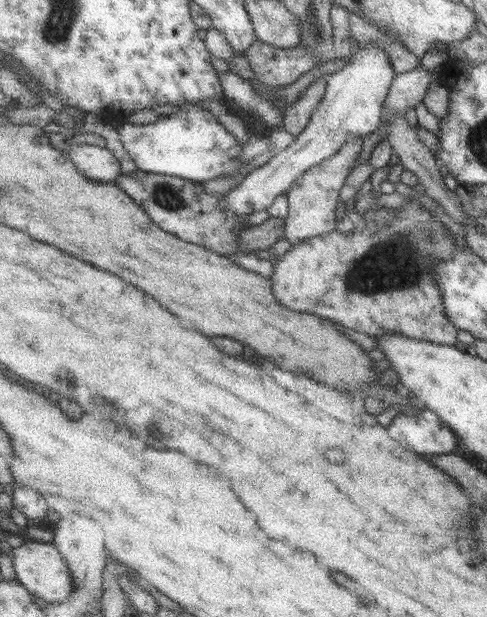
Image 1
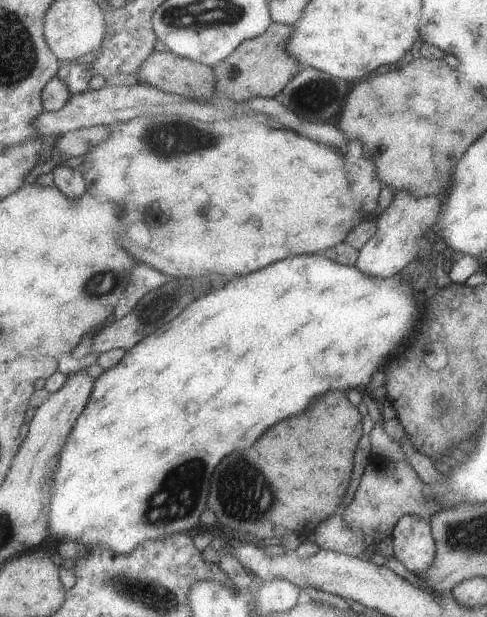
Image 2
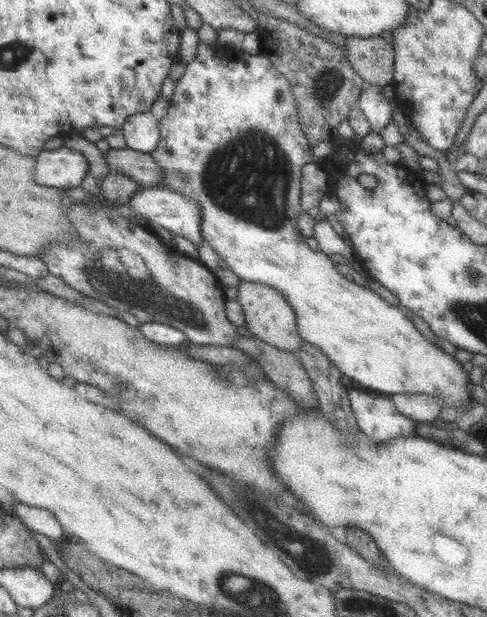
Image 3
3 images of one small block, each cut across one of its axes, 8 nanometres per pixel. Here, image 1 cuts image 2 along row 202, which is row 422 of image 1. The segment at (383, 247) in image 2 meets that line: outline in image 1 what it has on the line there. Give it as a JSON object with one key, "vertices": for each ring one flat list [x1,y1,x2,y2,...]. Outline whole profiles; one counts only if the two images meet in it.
{"vertices":[[420,408,413,413,398,414,389,426,391,437,401,442,408,450,419,455,441,455,458,452,460,440,450,427,440,421,439,416,430,409]]}

